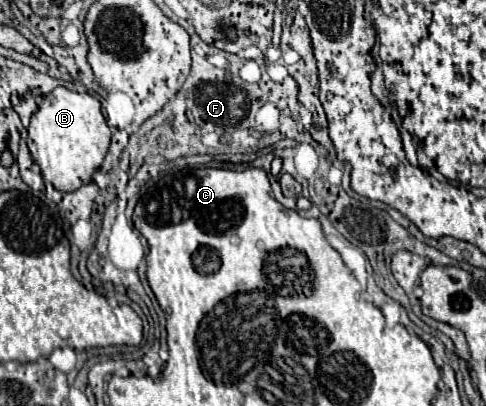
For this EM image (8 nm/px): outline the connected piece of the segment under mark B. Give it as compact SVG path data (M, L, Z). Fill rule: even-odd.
M57 87L43 97L27 131L27 147L33 161L41 167L43 179L59 191L75 191L83 183L89 183L91 173L103 163L111 141L111 131L101 113L99 99L65 87Z

